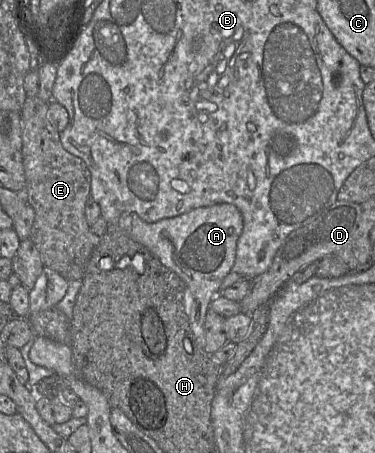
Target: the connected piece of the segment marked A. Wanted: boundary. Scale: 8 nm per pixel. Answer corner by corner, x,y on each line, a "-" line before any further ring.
219,203
198,207
153,223
142,220
134,212
125,212
117,224
185,282
186,313
196,342
204,349
207,311
212,299
220,294
221,283
235,262
237,242
243,228
240,210
233,204

